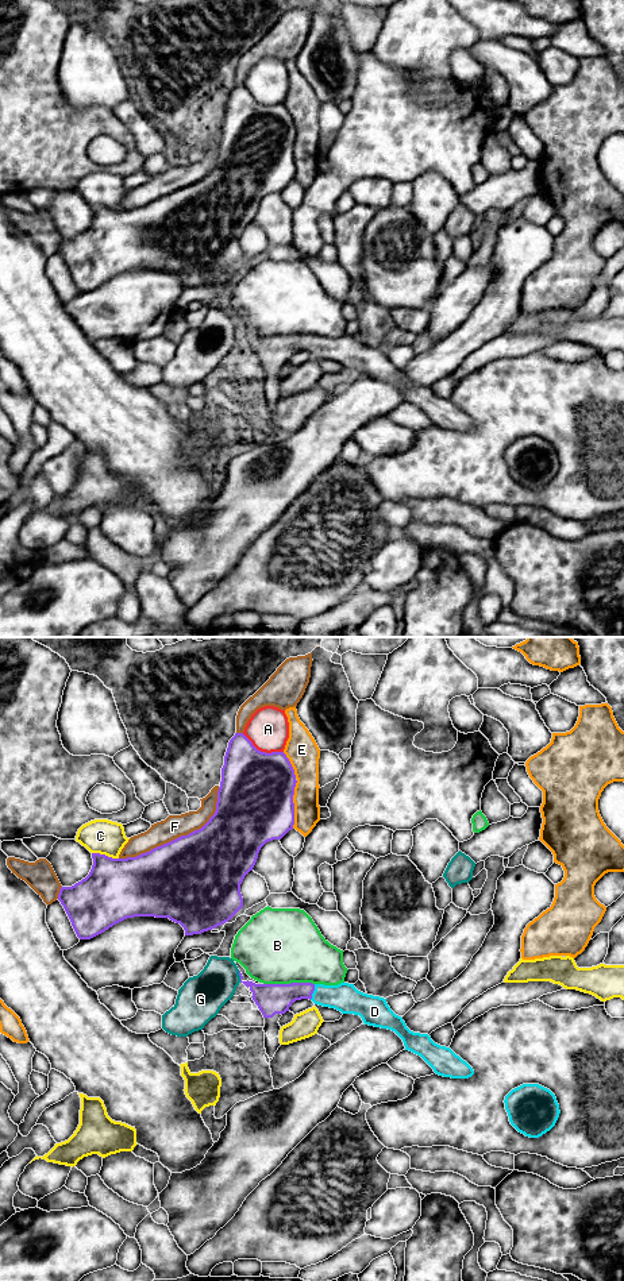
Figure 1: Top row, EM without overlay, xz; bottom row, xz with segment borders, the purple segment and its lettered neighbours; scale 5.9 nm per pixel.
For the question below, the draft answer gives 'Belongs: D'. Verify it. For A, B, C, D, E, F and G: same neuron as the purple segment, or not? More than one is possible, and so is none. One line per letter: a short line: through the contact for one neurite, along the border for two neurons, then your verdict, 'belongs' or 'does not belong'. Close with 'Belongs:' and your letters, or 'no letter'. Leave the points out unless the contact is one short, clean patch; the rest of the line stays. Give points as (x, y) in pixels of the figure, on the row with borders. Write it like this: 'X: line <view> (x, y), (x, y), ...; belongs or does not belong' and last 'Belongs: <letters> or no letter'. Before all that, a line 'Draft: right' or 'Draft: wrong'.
Draft: right
A: does not belong
B: does not belong
C: does not belong
D: line xz (272, 999), (291, 992), (312, 992), (345, 998); belongs
E: does not belong
F: does not belong
G: does not belong
Belongs: D

